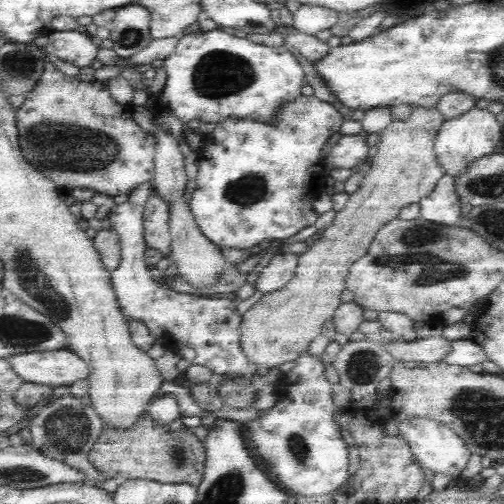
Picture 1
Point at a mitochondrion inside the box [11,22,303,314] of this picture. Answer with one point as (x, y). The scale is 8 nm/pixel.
(50, 146)

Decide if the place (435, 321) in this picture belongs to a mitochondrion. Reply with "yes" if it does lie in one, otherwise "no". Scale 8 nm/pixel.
no

